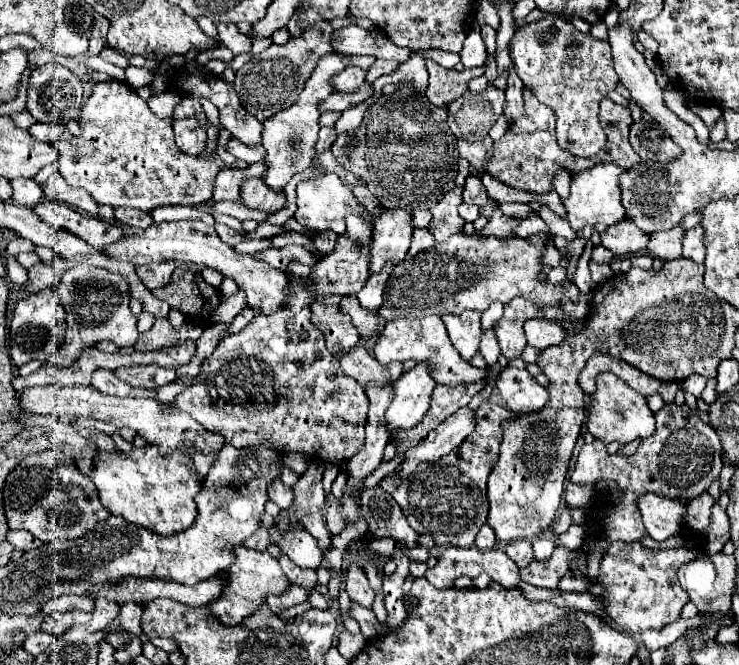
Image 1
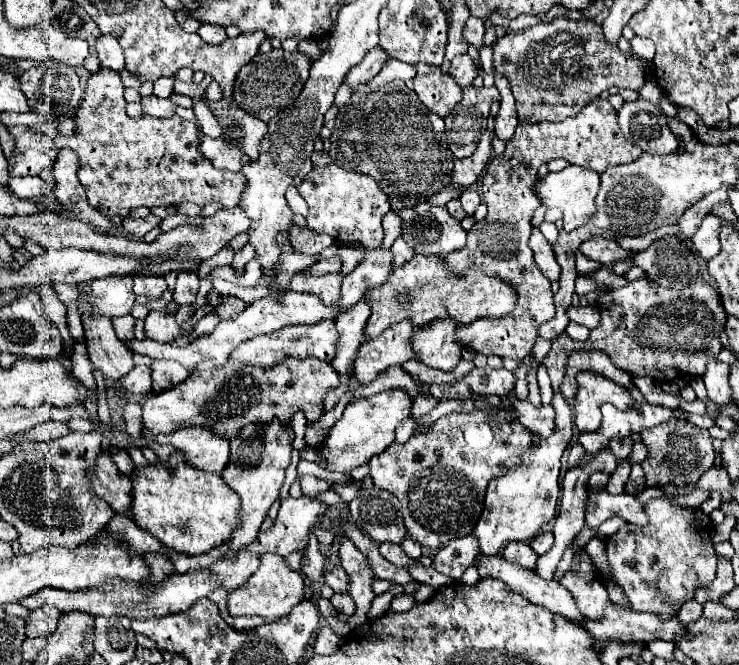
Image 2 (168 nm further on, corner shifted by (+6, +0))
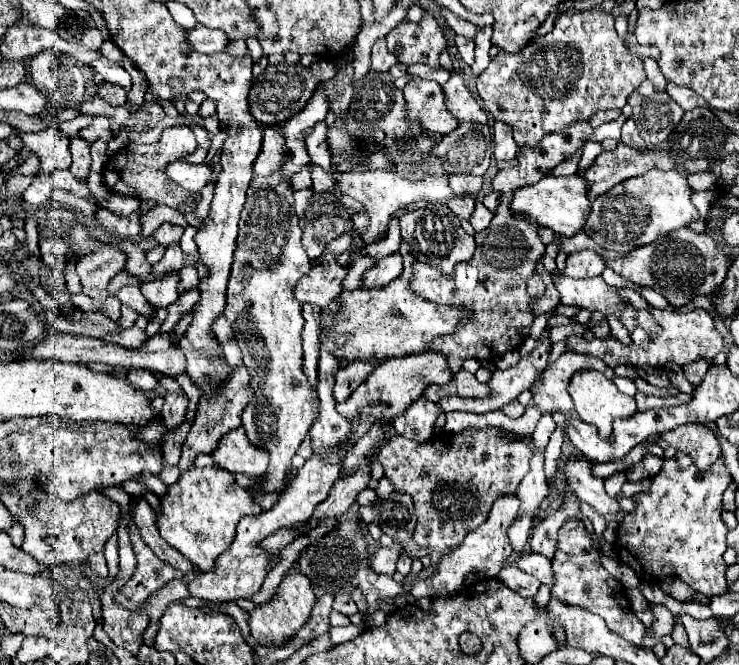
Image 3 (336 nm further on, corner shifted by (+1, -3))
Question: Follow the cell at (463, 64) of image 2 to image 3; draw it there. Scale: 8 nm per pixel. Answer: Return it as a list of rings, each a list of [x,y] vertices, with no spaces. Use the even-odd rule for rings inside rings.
[[[453,72],[449,82],[443,84],[445,96],[447,96],[447,108],[457,116],[459,122],[471,120],[475,124],[485,124],[489,118],[489,112],[479,104],[479,100],[473,98],[471,90],[465,86],[459,72]]]

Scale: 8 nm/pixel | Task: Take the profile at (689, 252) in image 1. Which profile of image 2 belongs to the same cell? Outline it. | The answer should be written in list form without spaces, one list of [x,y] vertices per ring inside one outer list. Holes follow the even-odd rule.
[[[708,215],[704,217],[702,227],[692,237],[694,249],[706,261],[710,261],[712,257],[716,257],[716,253],[720,253],[720,227],[722,227],[722,219],[716,215]]]

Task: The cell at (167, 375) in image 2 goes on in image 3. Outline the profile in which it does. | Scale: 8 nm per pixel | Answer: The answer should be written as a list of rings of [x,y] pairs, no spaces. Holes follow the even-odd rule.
[[[165,392],[165,404],[161,410],[161,416],[167,424],[169,430],[173,430],[175,426],[179,426],[185,420],[185,412],[187,412],[187,396],[185,392]]]

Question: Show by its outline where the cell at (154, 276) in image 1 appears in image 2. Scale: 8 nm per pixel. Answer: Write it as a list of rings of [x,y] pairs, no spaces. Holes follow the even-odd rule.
[[[134,275],[134,293],[148,297],[148,299],[158,299],[166,291],[166,281],[162,275]]]

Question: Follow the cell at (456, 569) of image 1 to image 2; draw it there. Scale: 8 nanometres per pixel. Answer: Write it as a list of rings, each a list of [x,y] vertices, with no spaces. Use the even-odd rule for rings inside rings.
[[[496,555],[496,557],[480,557],[480,577],[496,577],[496,579],[504,581],[510,591],[524,595],[524,597],[526,597],[528,601],[532,601],[532,603],[544,605],[544,607],[550,609],[552,613],[558,613],[558,615],[566,617],[568,621],[572,621],[572,623],[576,623],[576,625],[580,625],[580,627],[584,627],[584,623],[588,621],[588,619],[580,613],[580,609],[576,607],[576,601],[574,601],[574,597],[568,593],[568,589],[564,589],[558,581],[544,581],[544,579],[540,579],[534,571],[522,569],[516,561],[508,561],[508,559],[500,557],[500,555]]]

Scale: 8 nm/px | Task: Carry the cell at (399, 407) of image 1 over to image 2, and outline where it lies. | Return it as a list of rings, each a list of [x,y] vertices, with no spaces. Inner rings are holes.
[[[392,389],[386,393],[378,393],[372,397],[356,397],[350,401],[340,417],[334,423],[324,443],[316,449],[316,457],[326,461],[328,471],[336,473],[350,473],[358,465],[366,465],[370,457],[382,453],[394,441],[394,429],[410,417],[412,401],[400,389]]]

